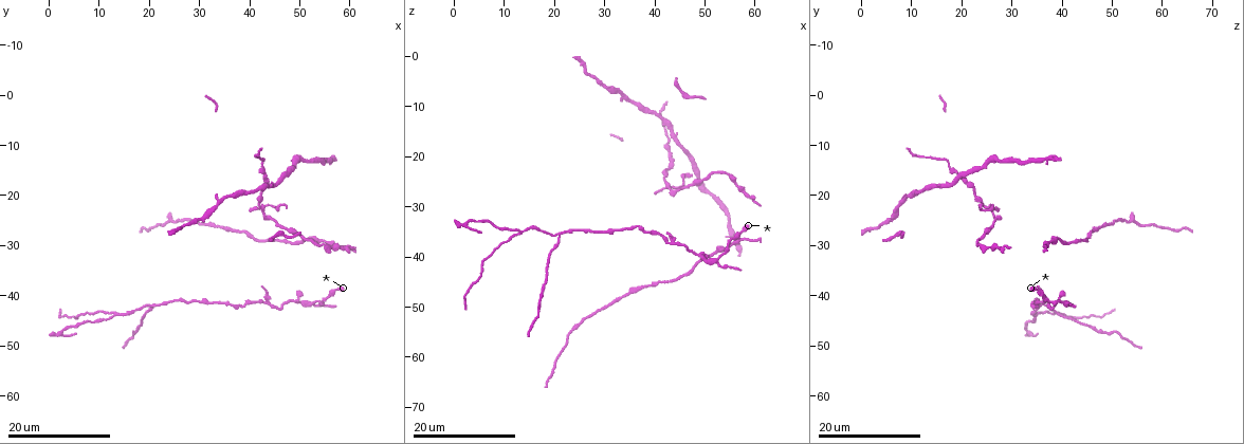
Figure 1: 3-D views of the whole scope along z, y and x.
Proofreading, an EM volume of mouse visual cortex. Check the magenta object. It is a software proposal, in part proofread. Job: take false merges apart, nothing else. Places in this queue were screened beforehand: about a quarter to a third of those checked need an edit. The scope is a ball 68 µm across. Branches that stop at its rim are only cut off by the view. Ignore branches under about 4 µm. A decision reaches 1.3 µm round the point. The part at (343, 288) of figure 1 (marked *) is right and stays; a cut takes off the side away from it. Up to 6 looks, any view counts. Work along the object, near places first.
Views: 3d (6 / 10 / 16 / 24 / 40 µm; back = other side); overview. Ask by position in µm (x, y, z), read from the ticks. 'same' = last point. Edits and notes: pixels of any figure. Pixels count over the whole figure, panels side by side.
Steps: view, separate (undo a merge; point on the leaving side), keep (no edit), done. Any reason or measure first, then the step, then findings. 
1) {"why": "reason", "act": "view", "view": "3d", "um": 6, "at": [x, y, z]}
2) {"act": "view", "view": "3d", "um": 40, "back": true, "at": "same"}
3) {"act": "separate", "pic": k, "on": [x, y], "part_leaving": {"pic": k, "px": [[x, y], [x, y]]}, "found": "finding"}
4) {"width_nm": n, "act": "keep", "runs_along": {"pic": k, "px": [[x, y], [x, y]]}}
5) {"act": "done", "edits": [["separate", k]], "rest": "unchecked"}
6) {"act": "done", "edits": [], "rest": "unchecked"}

{"act": "view", "view": "3d", "um": 24, "at": [52.5, 42.0, 40.5]}

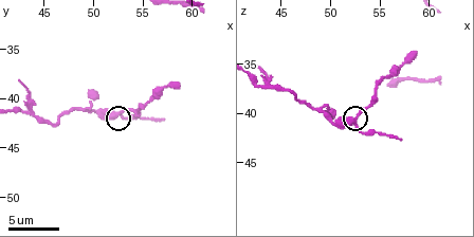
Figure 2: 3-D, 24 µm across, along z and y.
{"act": "view", "view": "3d", "um": 10, "at": [52.2, 41.6, 41.0]}

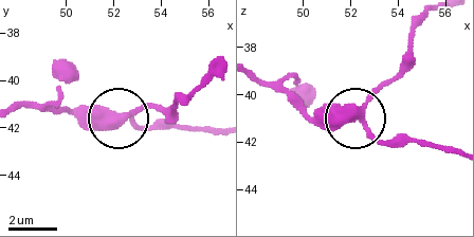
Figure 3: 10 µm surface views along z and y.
{"width_nm": 390, "act": "keep", "found": "continuous, no second cell"}

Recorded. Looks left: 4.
{"why": "three arms meet", "act": "view", "view": "3d", "um": 24, "at": [21.0, 42.0, 36.0]}

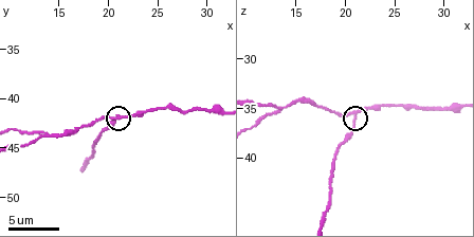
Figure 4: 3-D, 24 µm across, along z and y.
{"act": "view", "view": "3d", "um": 6, "at": [21.2, 41.6, 35.8]}

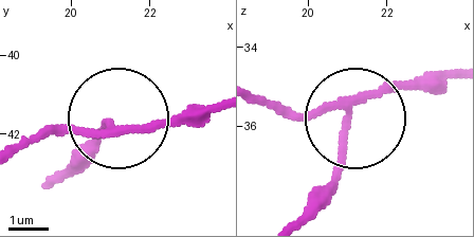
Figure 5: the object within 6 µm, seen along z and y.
{"width_nm": 170, "act": "separate", "pic": 5, "on": [344, 167], "part_leaving": {"pic": 5, "px": [[347, 113], [340, 170], [310, 211]]}, "found": "a second cell is stuck on"}

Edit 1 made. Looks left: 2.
{"act": "done", "edits": [["separate", 5]], "rest": "unchecked"}

